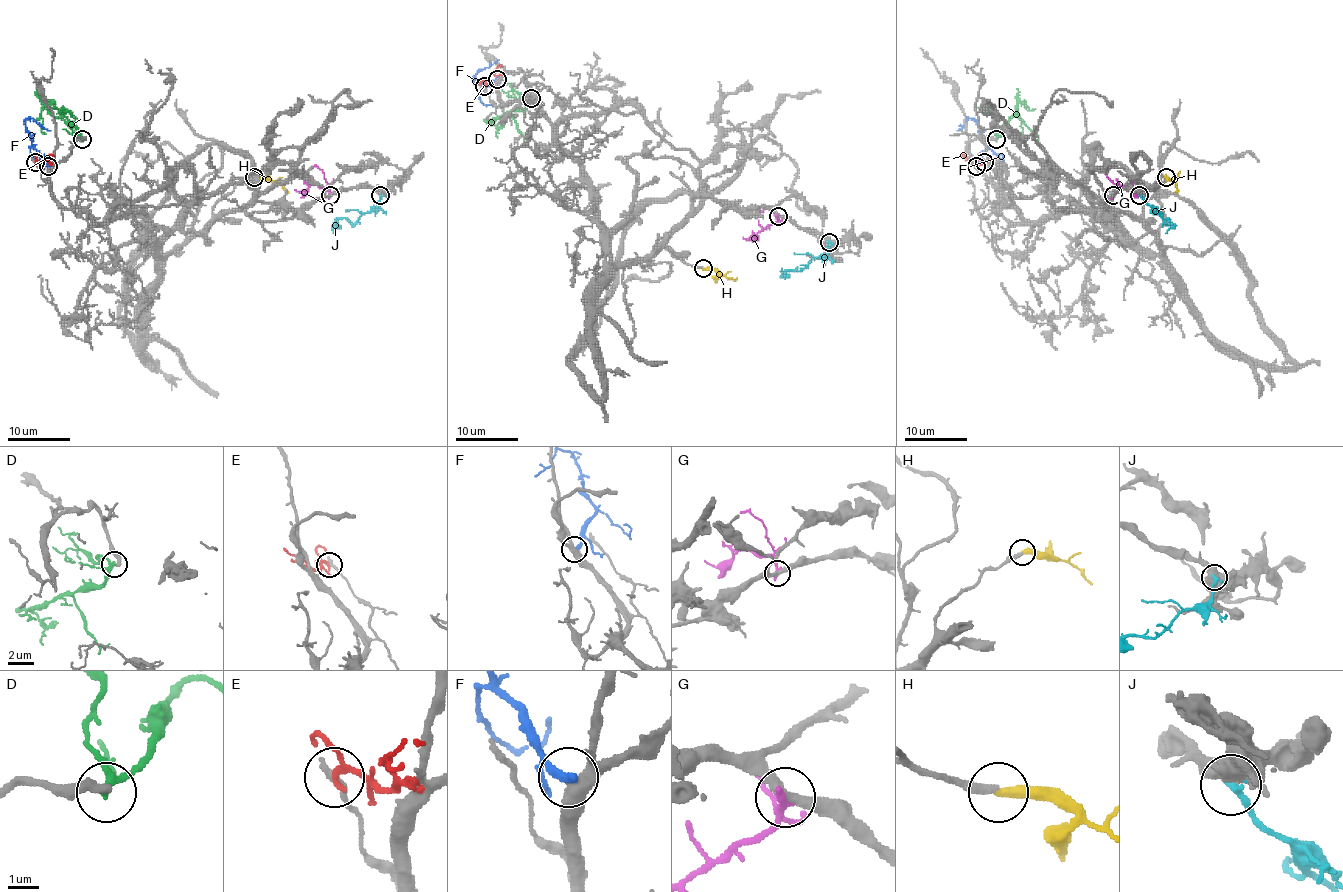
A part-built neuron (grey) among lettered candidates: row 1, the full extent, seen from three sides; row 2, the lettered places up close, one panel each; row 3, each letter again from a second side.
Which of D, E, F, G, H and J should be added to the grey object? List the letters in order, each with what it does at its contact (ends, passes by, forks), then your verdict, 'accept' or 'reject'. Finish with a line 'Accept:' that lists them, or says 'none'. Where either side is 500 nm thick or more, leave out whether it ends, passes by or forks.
D: it forks; reject
E: it passes by; reject
F: it ends; reject
G: it ends; reject
H: it ends; accept
J: reject
Accept: H

